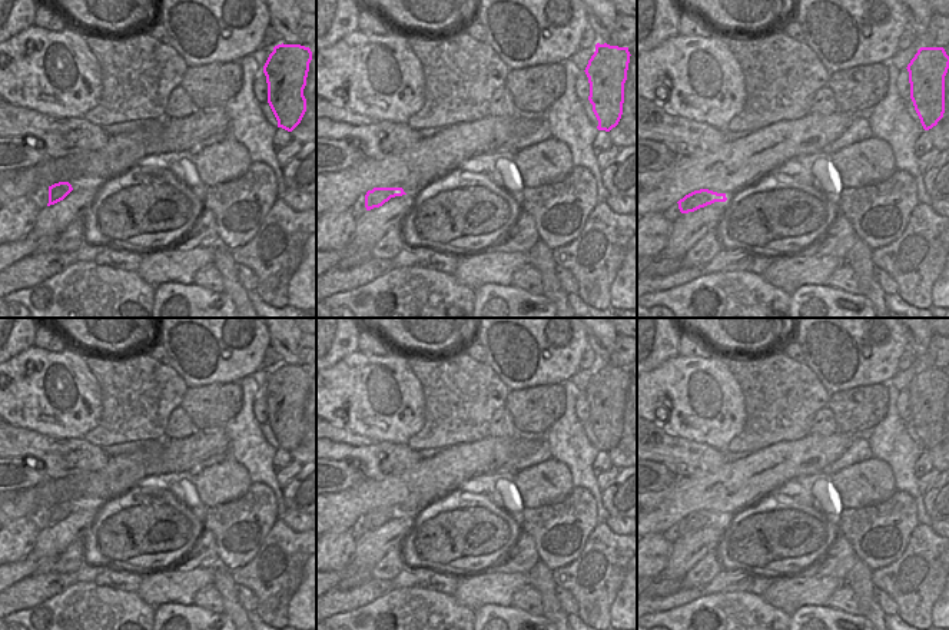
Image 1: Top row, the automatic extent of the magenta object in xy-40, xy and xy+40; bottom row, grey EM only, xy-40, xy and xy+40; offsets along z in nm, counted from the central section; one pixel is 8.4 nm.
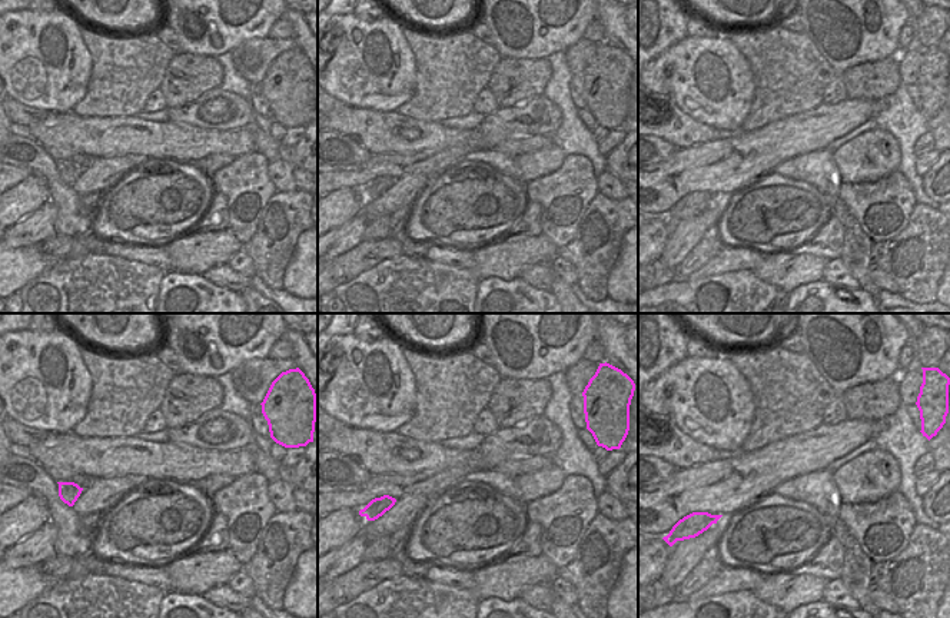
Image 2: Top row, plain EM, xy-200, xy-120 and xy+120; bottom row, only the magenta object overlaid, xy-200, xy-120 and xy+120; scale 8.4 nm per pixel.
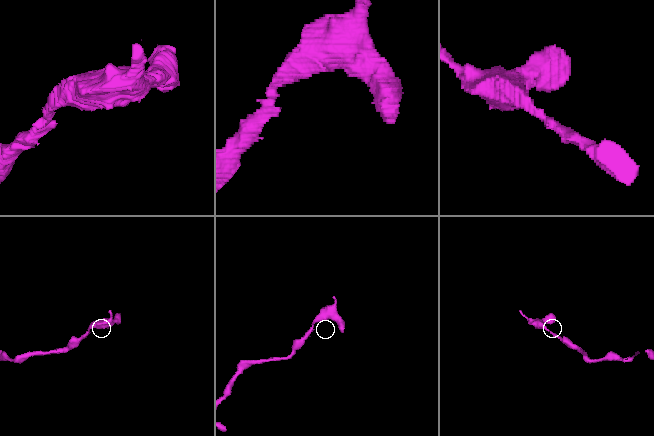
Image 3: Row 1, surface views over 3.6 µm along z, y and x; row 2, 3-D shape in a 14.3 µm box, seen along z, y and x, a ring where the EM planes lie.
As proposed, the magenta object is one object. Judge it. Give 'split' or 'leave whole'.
leave whole

